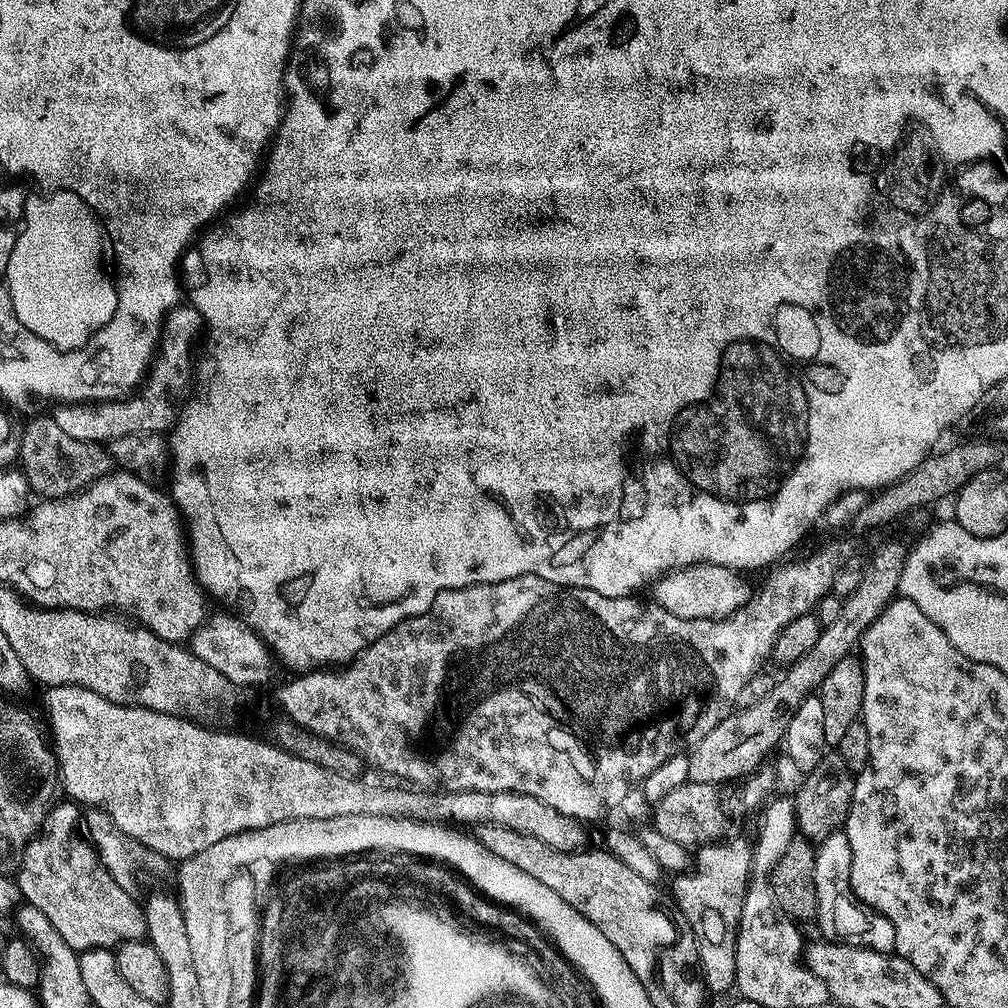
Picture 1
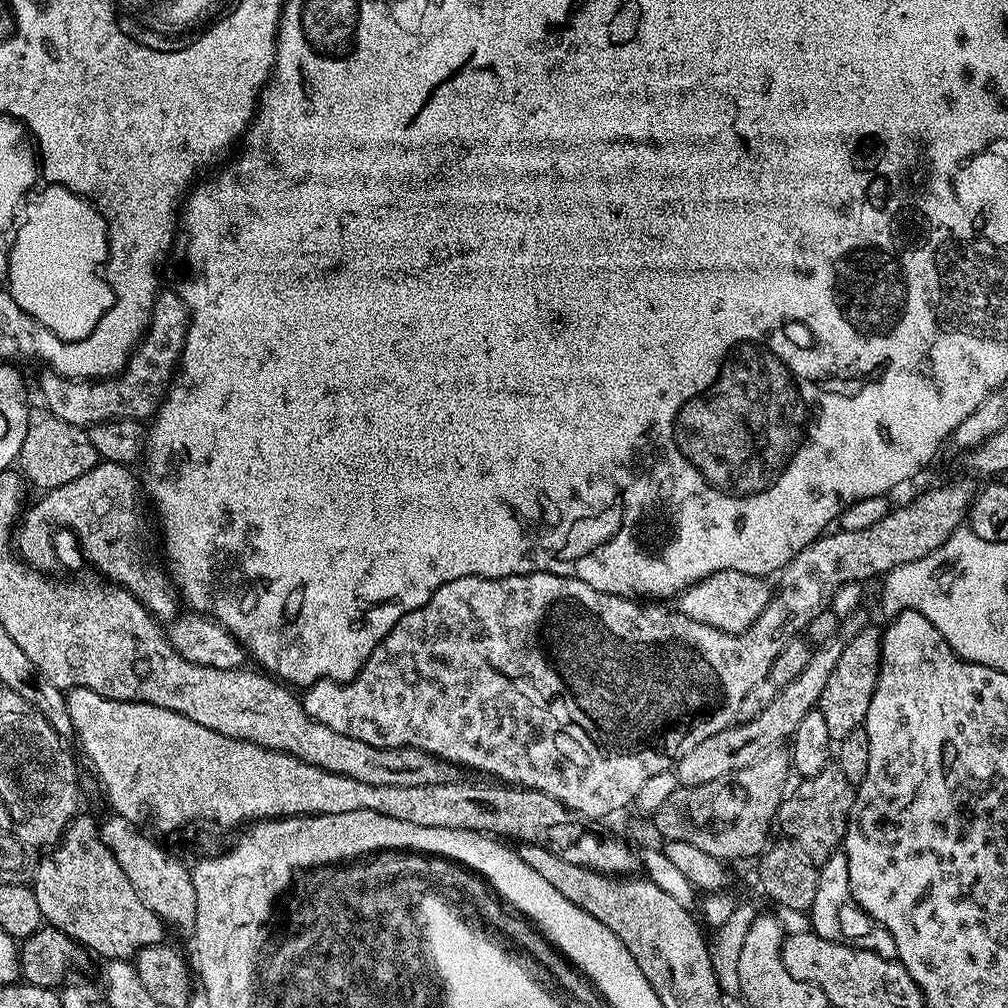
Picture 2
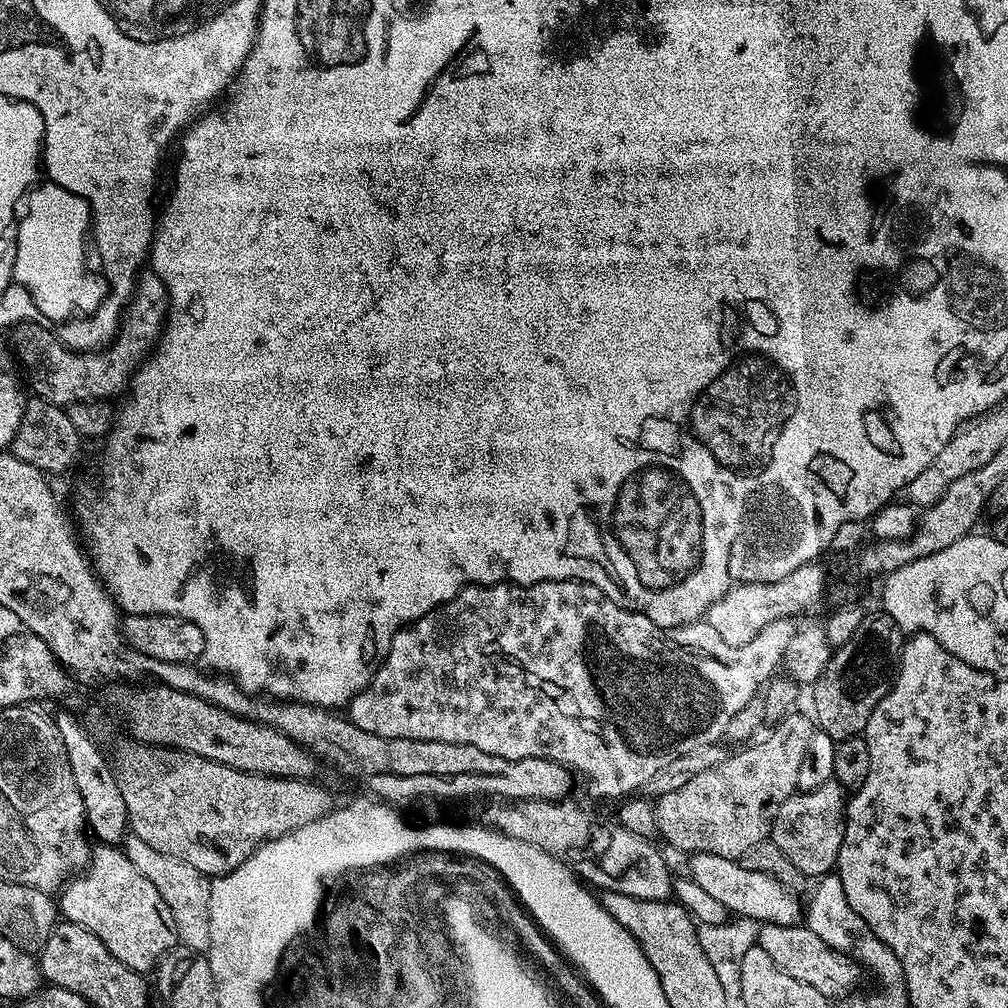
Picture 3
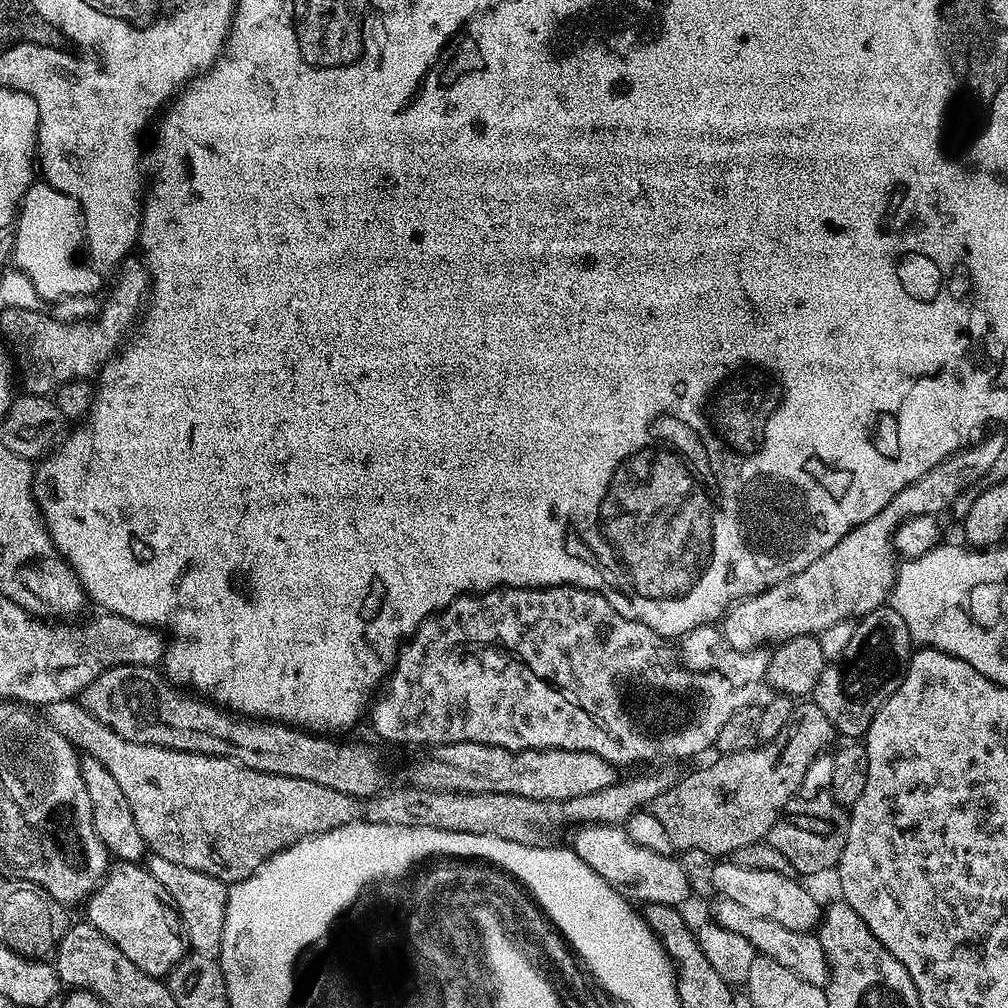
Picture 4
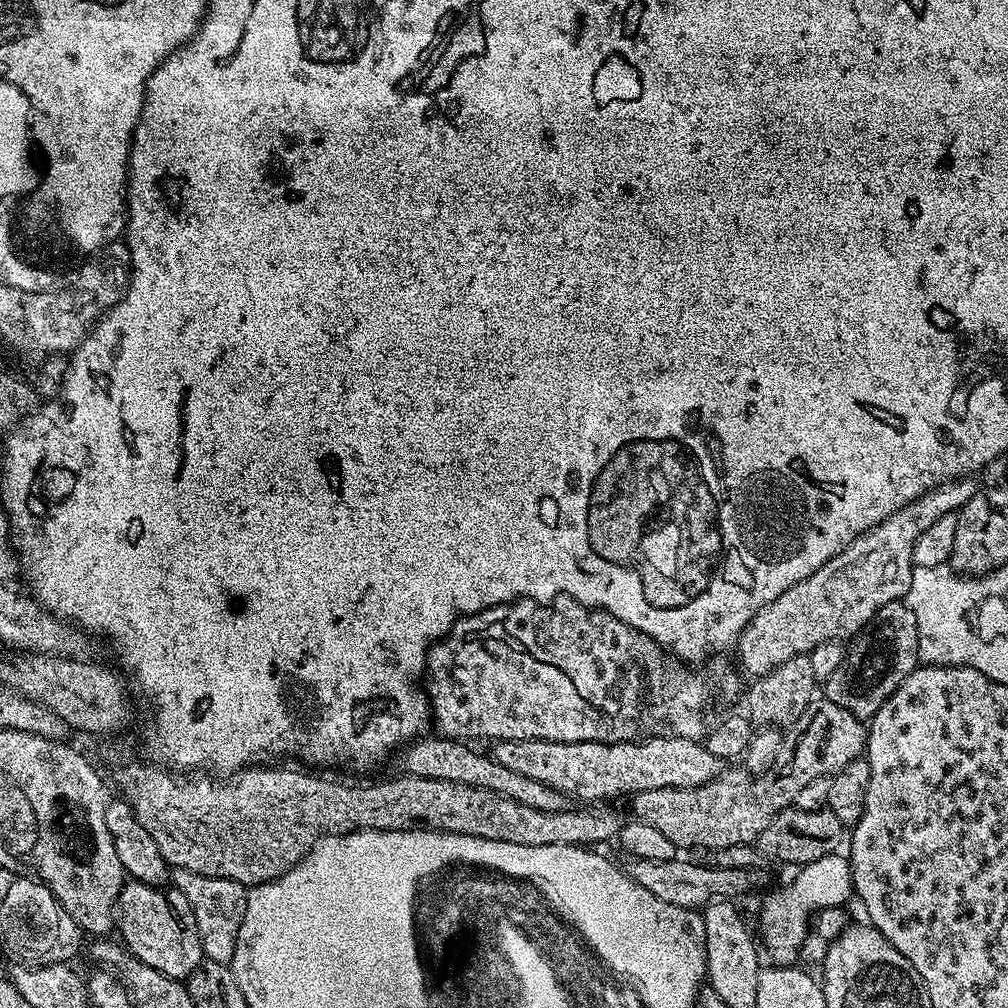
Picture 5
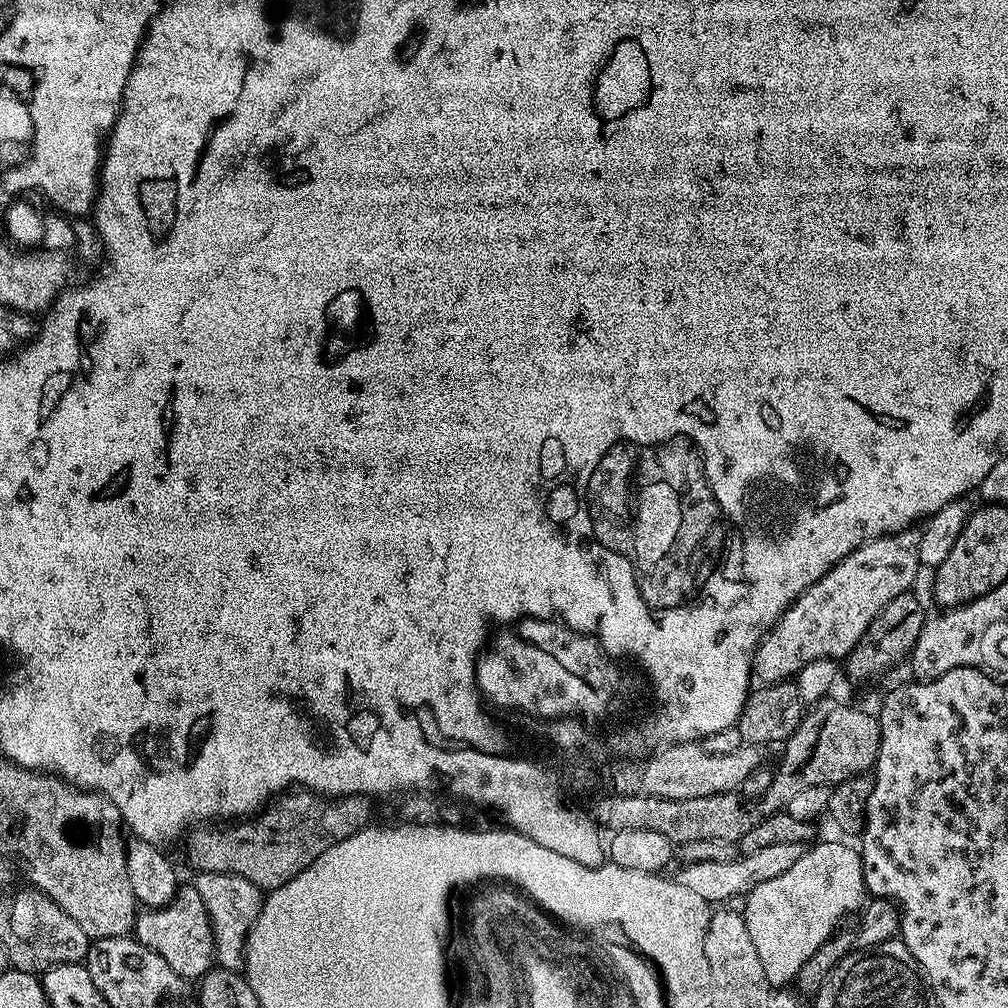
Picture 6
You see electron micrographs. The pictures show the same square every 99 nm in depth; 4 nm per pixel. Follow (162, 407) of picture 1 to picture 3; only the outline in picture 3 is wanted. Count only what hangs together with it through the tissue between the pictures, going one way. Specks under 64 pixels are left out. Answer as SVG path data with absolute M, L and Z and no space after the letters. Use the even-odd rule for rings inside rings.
M144 270L141 271L132 298L128 301L126 319L121 323L120 330L116 333L116 339L107 348L101 348L95 352L74 352L60 343L55 331L47 332L48 328L45 325L31 323L16 324L11 329L10 347L19 367L24 372L28 371L27 387L29 389L32 387L36 391L35 395L48 404L69 406L92 401L111 401L112 396L118 395L120 391L123 393L131 385L133 377L143 367L145 361L155 353L168 318L168 309L171 306L166 282L162 282L162 278L158 278L156 272Z

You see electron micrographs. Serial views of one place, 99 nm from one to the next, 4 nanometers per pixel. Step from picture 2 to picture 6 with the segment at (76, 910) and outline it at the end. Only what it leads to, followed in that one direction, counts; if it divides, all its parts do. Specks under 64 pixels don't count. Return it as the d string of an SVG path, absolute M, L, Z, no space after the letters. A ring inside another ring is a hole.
M194 886L176 889L176 897L161 908L144 908L136 917L134 939L142 946L154 950L170 965L170 970L186 982L199 981L200 977L212 971L216 958L214 930L210 914L206 914L206 902Z

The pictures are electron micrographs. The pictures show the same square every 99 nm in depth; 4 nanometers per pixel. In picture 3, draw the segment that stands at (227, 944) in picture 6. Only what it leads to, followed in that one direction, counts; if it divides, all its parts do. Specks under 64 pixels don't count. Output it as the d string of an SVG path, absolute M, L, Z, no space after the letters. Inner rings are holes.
M131 834L125 835L122 847L126 858L134 862L134 866L145 878L154 882L158 894L162 894L162 902L170 906L170 914L174 914L174 926L178 926L178 941L185 949L196 954L207 953L210 946L210 880L203 876L190 862L182 862L178 858L170 858L170 854L162 854L142 842L142 838Z

